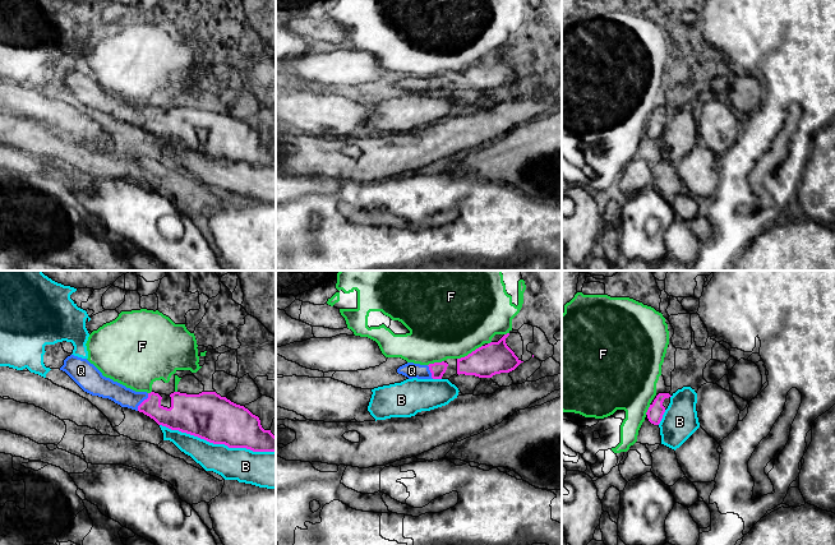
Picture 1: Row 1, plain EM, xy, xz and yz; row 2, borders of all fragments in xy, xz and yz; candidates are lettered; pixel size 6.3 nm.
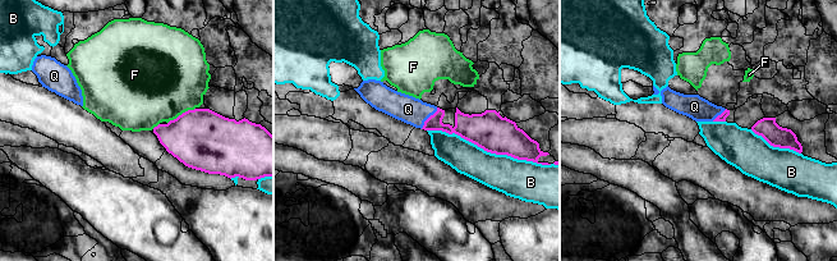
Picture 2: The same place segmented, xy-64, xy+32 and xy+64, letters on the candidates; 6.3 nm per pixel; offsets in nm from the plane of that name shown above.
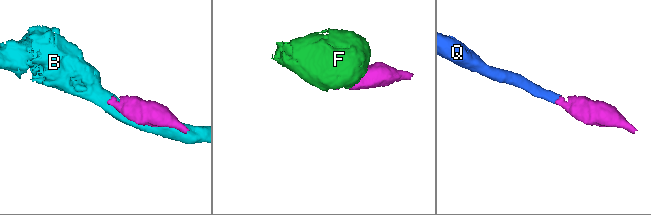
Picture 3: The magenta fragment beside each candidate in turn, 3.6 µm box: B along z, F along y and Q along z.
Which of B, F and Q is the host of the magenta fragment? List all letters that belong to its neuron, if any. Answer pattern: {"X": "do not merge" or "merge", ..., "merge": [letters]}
{"B": "do not merge", "F": "do not merge", "Q": "merge", "merge": ["Q"]}

